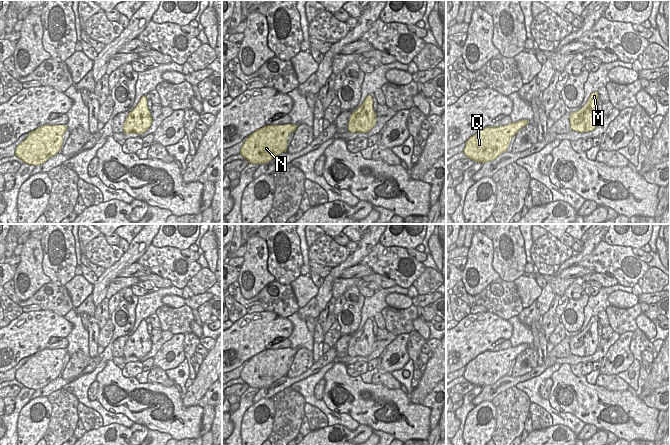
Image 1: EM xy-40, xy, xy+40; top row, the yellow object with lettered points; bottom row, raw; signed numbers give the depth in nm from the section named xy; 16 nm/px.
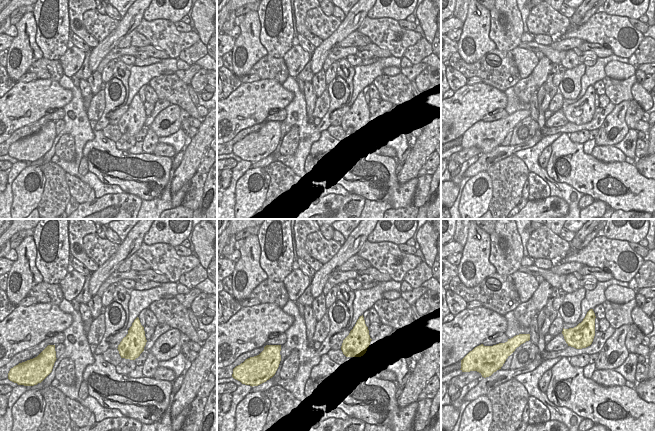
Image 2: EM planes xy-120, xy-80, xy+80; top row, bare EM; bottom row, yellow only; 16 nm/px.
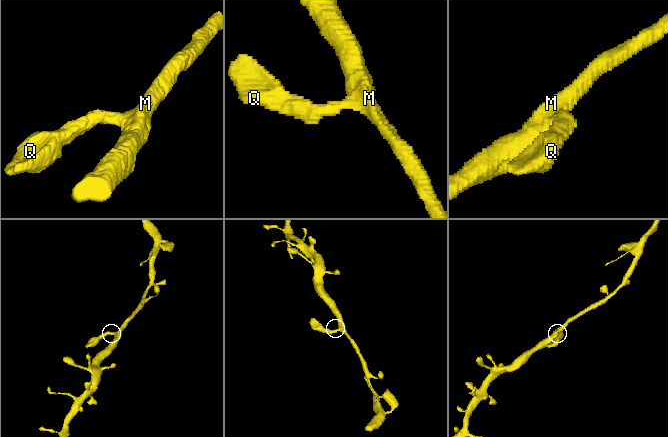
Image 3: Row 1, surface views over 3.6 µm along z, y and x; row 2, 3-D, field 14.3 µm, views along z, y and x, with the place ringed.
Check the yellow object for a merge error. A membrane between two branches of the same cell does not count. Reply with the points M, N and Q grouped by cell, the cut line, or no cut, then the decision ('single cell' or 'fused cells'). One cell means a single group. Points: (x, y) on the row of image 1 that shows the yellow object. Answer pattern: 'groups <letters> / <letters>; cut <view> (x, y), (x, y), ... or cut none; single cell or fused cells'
groups M N Q; cut none; single cell

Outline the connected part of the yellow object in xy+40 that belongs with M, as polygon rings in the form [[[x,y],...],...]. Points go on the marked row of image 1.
[[[593,92],[580,110],[571,113],[571,129],[580,133],[593,131],[597,126],[599,117],[598,92]]]

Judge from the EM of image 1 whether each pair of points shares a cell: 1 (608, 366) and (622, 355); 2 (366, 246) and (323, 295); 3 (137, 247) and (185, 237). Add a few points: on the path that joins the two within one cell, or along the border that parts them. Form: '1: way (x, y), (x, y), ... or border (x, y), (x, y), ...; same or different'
1: way (612, 366), (614, 367), (619, 359); same
2: way (353, 259), (343, 265), (328, 282); same
3: border (157, 234), (150, 244); different

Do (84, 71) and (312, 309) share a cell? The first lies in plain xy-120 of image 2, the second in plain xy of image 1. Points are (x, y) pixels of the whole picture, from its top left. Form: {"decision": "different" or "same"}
{"decision": "same"}

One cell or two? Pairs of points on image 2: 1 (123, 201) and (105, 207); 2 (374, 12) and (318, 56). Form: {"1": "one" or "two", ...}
{"1": "one", "2": "two"}

